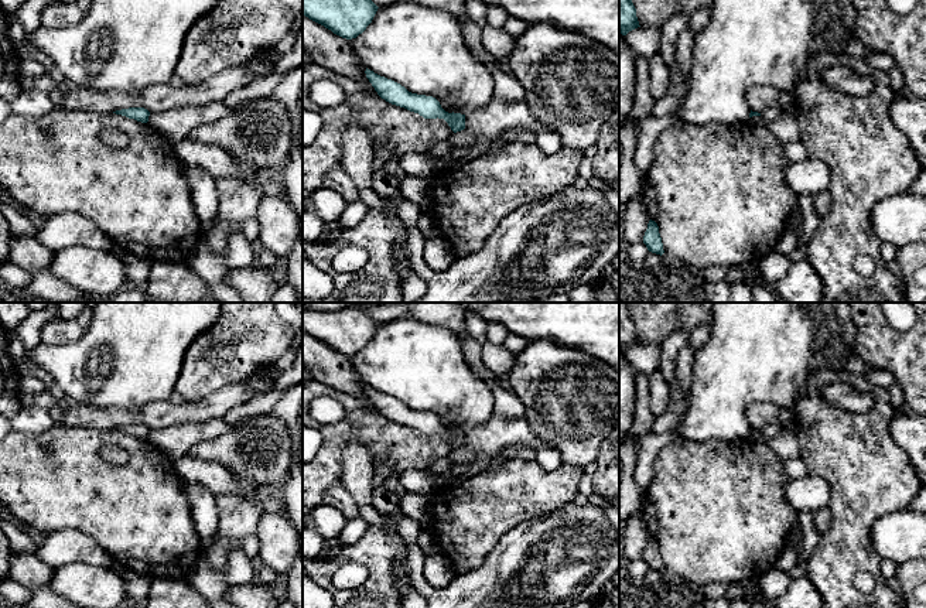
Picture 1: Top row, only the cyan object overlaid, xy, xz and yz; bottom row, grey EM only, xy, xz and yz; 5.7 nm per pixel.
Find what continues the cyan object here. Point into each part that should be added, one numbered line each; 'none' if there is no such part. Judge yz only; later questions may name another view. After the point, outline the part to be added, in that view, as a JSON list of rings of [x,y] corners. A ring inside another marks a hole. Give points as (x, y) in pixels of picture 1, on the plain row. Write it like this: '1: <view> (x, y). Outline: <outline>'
none

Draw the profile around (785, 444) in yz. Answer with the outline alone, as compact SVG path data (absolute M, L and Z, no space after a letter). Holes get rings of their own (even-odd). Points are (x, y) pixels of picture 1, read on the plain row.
M783 427L780 434L775 438L765 437L762 433L752 433L748 438L768 444L782 460L799 458L799 444L793 427Z

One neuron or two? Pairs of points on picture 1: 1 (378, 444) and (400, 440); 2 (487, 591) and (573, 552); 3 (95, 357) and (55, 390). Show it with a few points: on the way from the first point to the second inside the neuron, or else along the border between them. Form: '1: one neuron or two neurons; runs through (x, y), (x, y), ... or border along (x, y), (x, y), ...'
1: one neuron; runs through (383, 440), (395, 440)
2: one neuron; runs through (508, 576), (520, 566), (542, 566), (552, 562)
3: two neurons; border along (54, 381), (68, 400)

